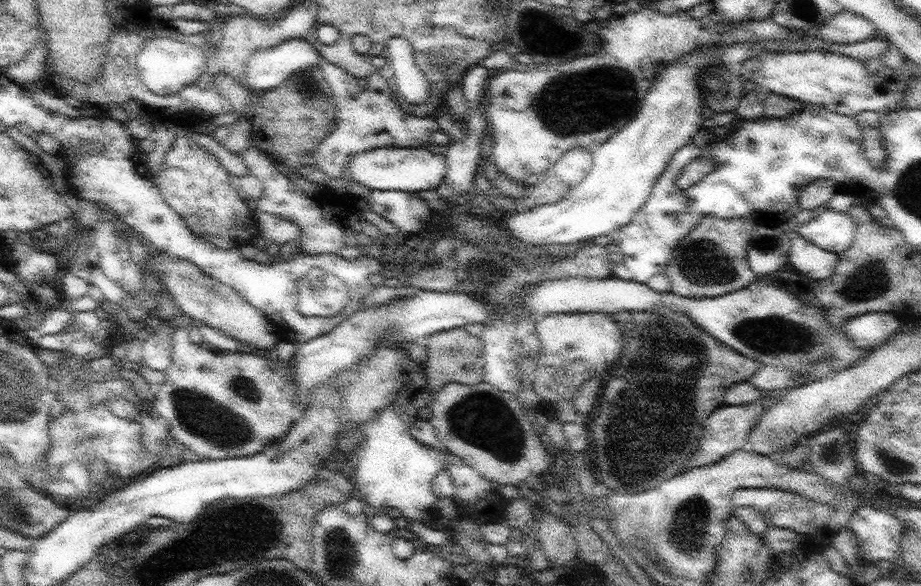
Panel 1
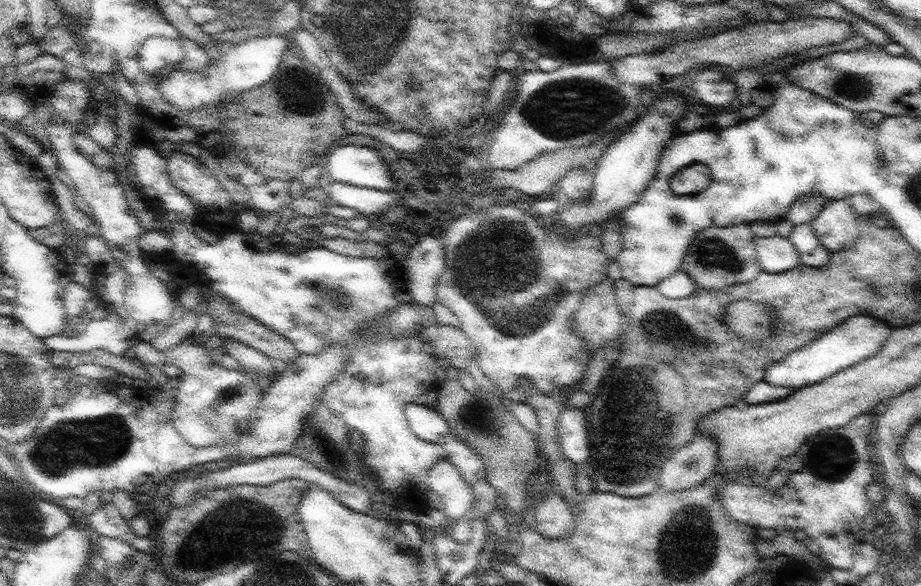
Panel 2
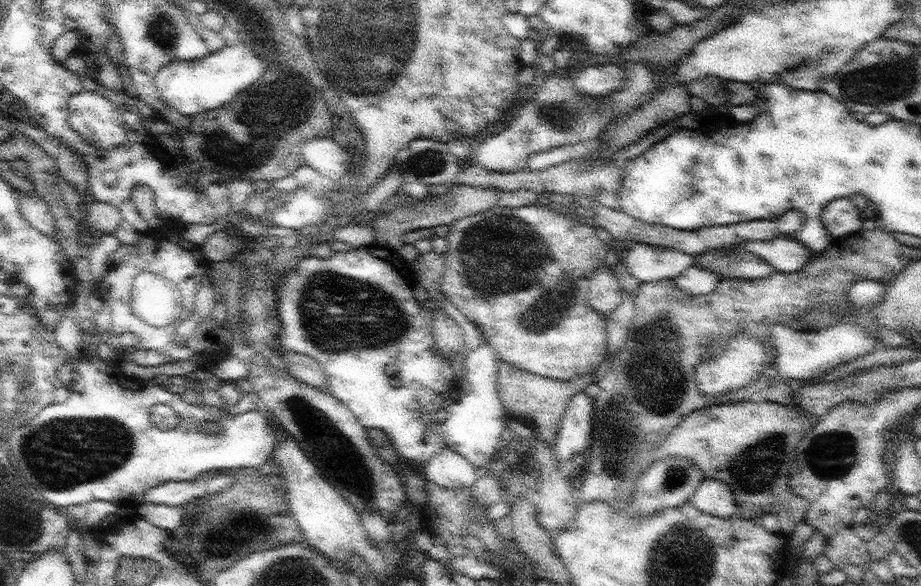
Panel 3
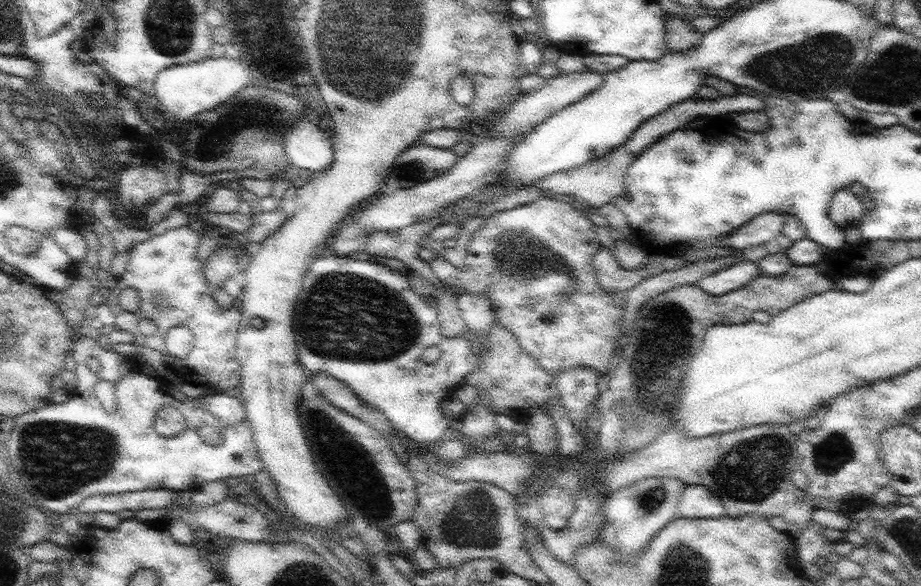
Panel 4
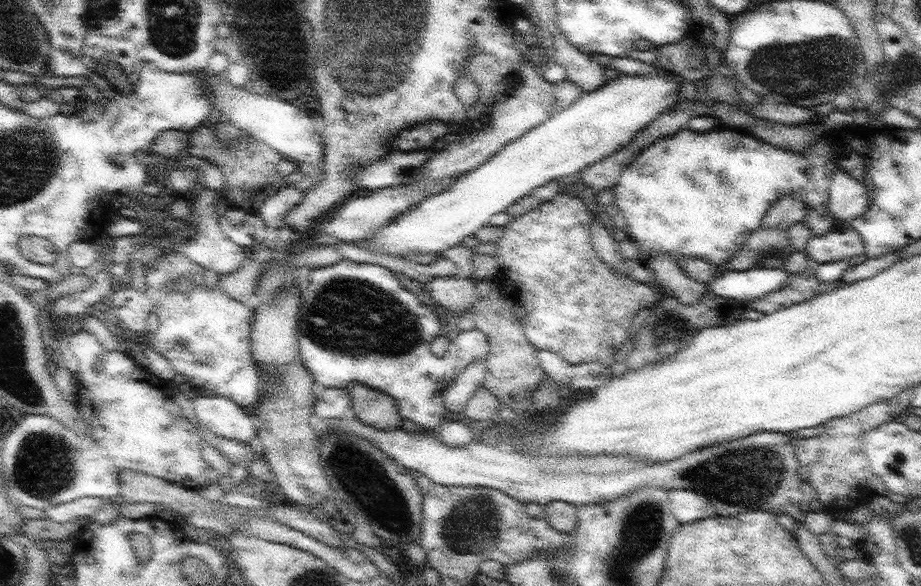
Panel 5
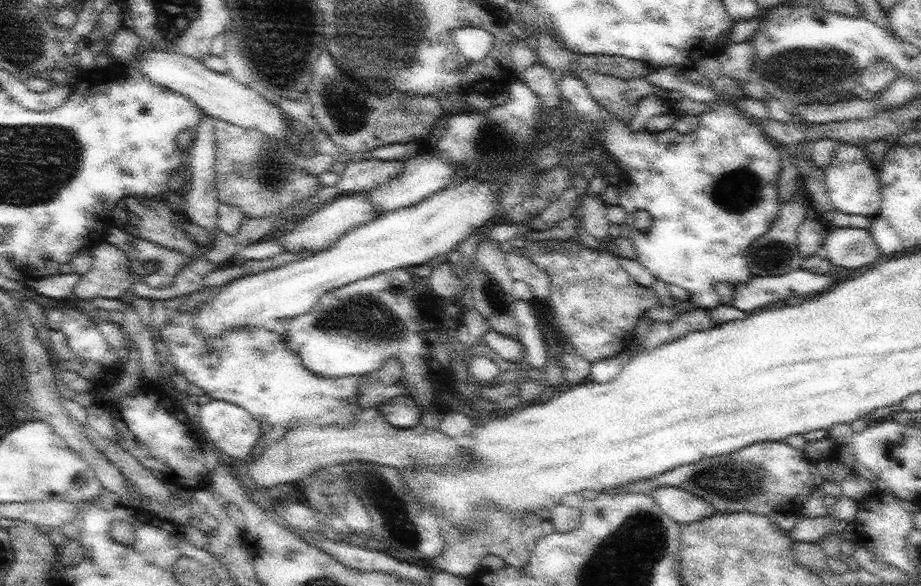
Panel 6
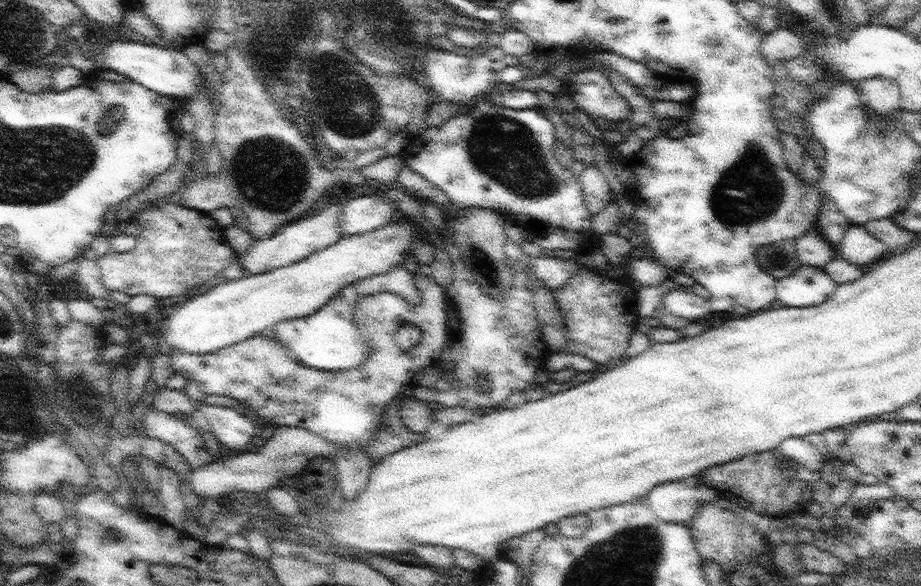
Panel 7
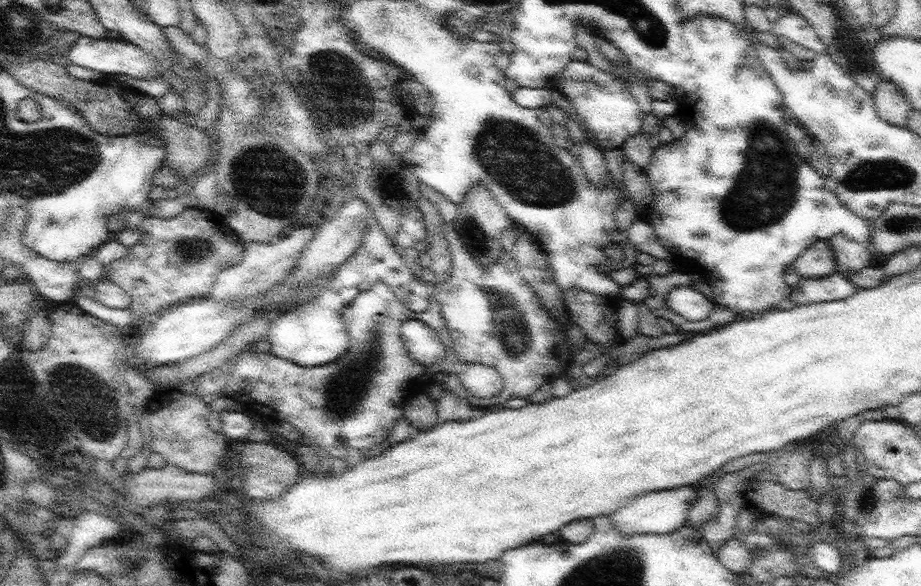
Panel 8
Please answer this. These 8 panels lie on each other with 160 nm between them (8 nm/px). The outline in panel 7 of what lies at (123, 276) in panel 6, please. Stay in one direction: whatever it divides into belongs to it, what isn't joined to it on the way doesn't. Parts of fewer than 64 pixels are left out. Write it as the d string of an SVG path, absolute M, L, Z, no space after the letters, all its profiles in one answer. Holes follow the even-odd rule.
M163 202L160 206L142 208L138 222L137 225L142 232L137 236L134 250L119 253L110 248L106 254L98 258L102 273L102 286L108 291L119 290L130 296L153 294L157 300L180 296L187 290L198 292L216 282L225 268L238 259L224 235L226 228L220 227L206 211L186 208L174 202Z

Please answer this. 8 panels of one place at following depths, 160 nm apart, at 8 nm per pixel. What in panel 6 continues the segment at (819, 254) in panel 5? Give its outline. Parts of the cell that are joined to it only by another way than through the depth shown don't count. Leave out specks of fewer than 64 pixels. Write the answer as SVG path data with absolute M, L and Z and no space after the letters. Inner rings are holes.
M836 228L824 240L823 250L830 262L840 268L860 268L880 256L876 241L864 228Z

